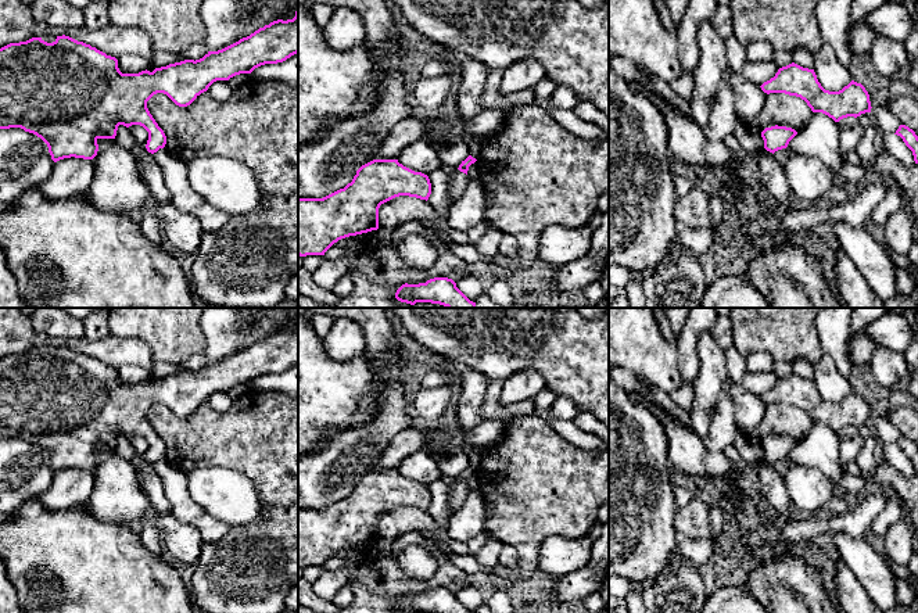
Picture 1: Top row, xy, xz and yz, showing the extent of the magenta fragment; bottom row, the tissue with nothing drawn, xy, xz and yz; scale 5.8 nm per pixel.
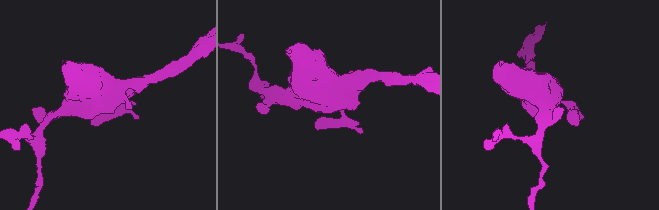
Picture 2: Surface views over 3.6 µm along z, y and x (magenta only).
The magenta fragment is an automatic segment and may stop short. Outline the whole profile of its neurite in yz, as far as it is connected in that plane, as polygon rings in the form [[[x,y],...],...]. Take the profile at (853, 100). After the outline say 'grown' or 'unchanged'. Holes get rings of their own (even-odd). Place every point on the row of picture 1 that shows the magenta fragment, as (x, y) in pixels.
[[[795,62],[778,69],[774,78],[764,82],[761,90],[785,93],[800,97],[813,112],[822,112],[839,122],[847,116],[860,116],[871,112],[869,94],[861,83],[851,80],[839,92],[825,90],[817,79],[814,69],[803,68]]]; unchanged

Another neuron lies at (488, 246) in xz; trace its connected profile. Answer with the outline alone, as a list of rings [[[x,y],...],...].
[[[492,226],[487,229],[476,248],[483,254],[484,258],[495,257],[499,254],[499,243],[503,233]]]

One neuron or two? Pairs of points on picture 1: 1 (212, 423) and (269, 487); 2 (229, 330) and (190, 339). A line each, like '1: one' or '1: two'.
1: one
2: two

